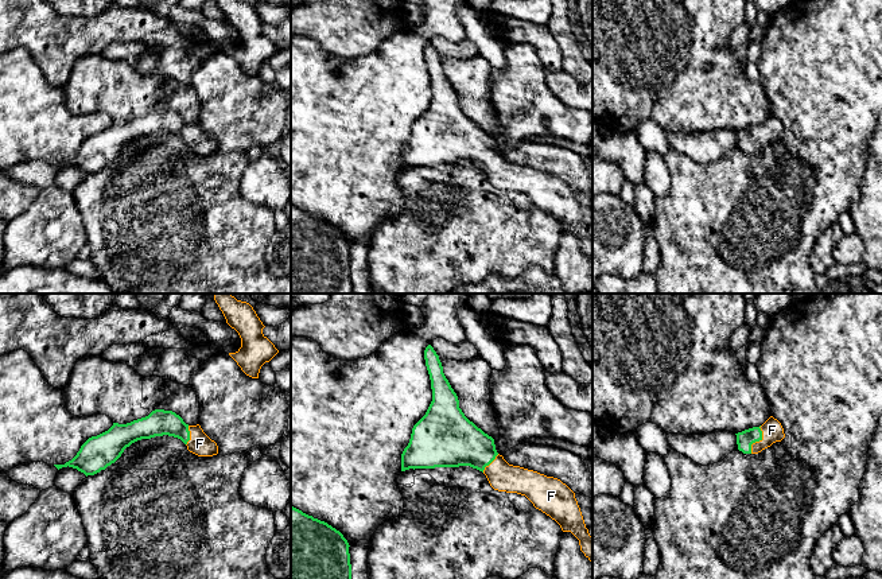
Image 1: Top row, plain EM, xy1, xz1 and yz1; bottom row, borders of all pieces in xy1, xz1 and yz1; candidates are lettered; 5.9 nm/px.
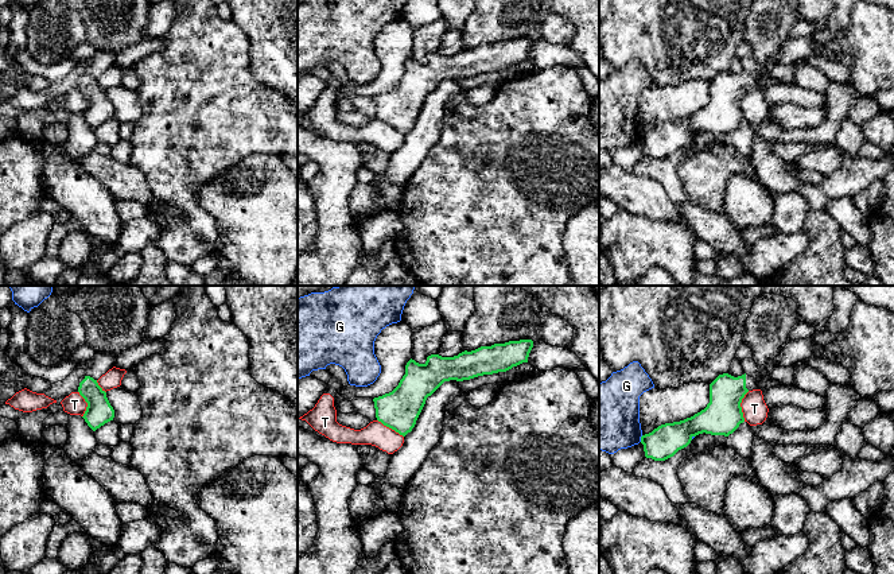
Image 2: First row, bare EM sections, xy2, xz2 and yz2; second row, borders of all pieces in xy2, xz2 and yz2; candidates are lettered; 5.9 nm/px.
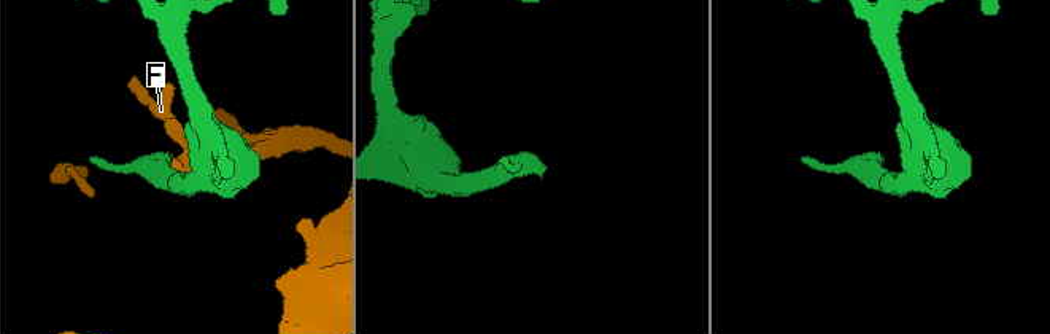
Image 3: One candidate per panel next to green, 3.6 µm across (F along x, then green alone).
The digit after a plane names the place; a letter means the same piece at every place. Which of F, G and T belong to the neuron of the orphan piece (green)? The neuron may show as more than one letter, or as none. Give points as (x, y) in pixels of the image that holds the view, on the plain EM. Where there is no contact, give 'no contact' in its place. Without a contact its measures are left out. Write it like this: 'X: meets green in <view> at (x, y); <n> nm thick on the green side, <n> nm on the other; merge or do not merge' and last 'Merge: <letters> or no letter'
F: meets green in yz1 at (758, 139); 100 nm thick on the green side, 130 nm on the other; merge
G: meets green in yz2 at (641, 136); 190 nm thick on the green side, 400 nm on the other; do not merge
T: meets green in yz2 at (739, 104); 220 nm thick on the green side, 150 nm on the other; do not merge
Merge: F

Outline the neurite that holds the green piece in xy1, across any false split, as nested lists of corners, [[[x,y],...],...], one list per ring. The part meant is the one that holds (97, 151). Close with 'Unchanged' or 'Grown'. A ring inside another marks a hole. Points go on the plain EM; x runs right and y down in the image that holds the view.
[[[155,108],[148,114],[127,123],[113,121],[108,129],[89,136],[71,159],[54,164],[58,168],[69,164],[86,175],[94,174],[114,162],[132,141],[163,133],[180,137],[187,148],[198,155],[218,152],[217,141],[199,123],[189,124],[172,109]]]. Grown

